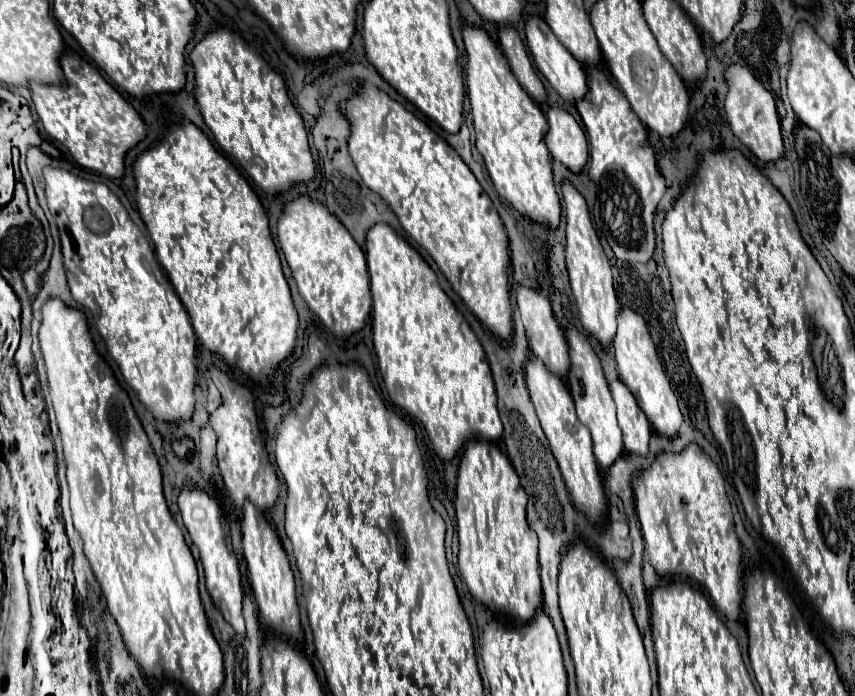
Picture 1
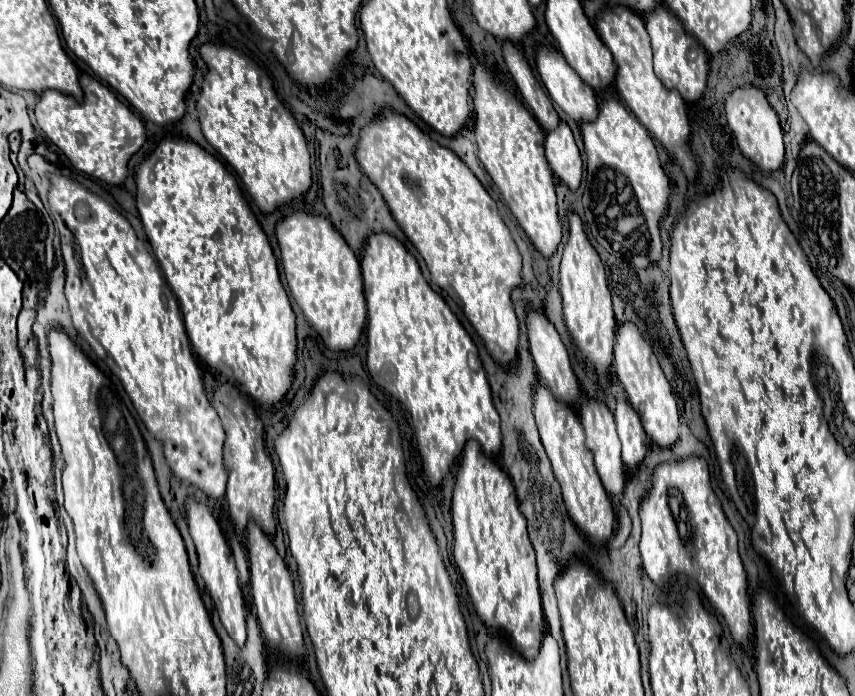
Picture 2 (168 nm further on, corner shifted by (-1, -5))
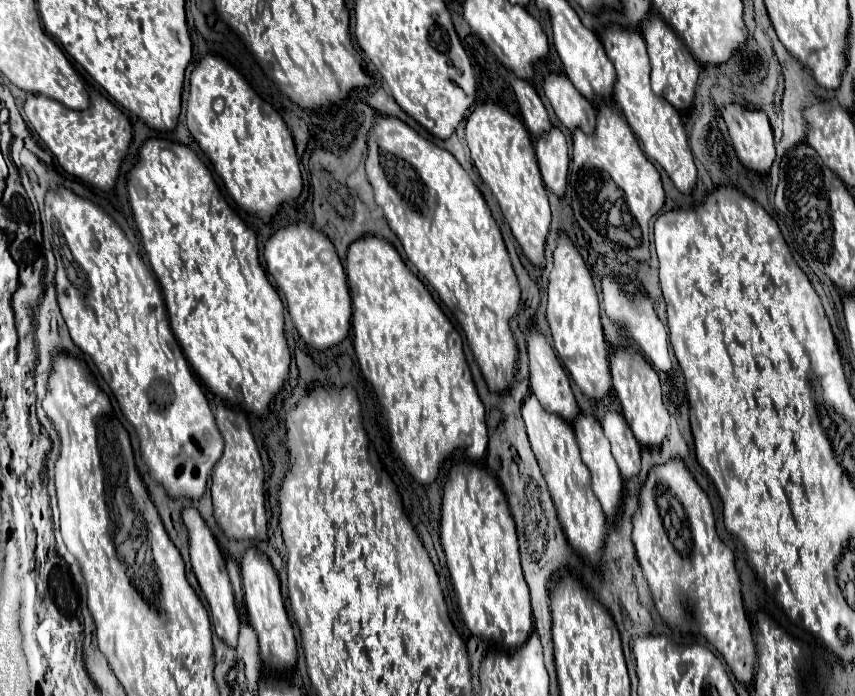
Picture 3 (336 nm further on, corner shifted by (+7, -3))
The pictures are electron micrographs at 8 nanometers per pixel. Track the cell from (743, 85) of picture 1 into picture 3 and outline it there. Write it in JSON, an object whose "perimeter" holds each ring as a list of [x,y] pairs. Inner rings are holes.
{"perimeter":[[[729,104],[723,110],[723,120],[729,128],[739,162],[753,172],[767,172],[775,160],[773,130],[763,110],[745,110]]]}

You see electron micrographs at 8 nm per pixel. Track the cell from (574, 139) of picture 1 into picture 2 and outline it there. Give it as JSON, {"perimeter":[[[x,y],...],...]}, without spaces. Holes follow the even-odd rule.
{"perimeter":[[[561,122],[555,130],[547,132],[545,140],[545,156],[551,170],[571,188],[577,190],[583,176],[583,160],[581,152],[575,144],[571,128]]]}

